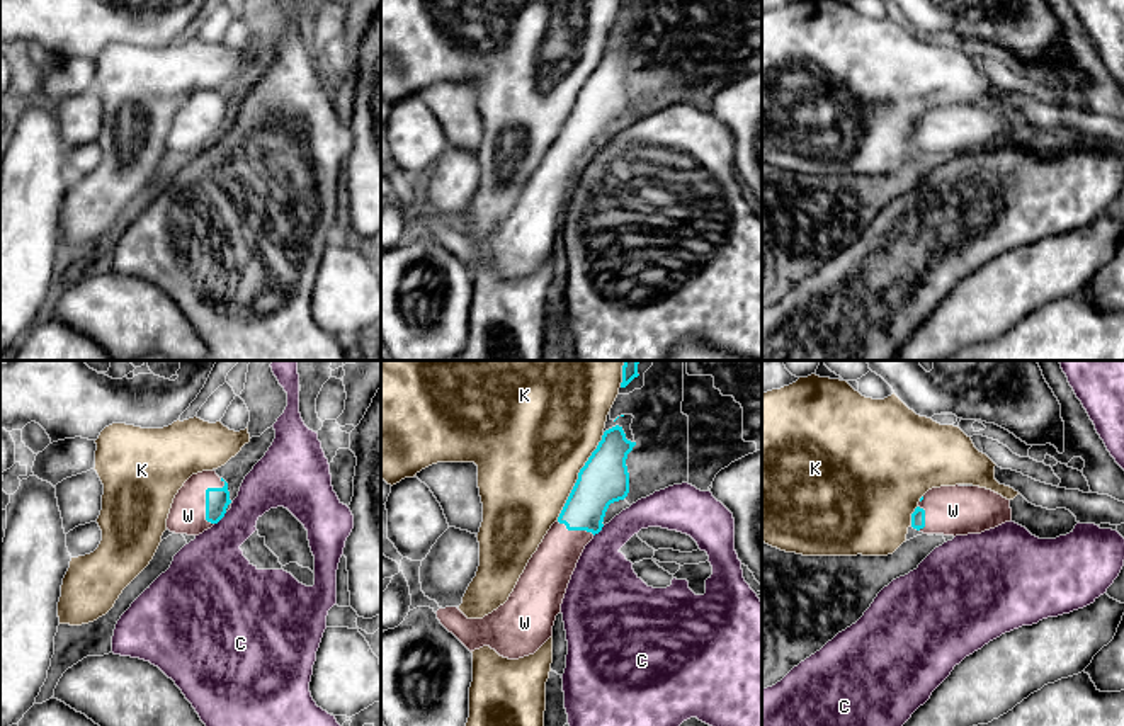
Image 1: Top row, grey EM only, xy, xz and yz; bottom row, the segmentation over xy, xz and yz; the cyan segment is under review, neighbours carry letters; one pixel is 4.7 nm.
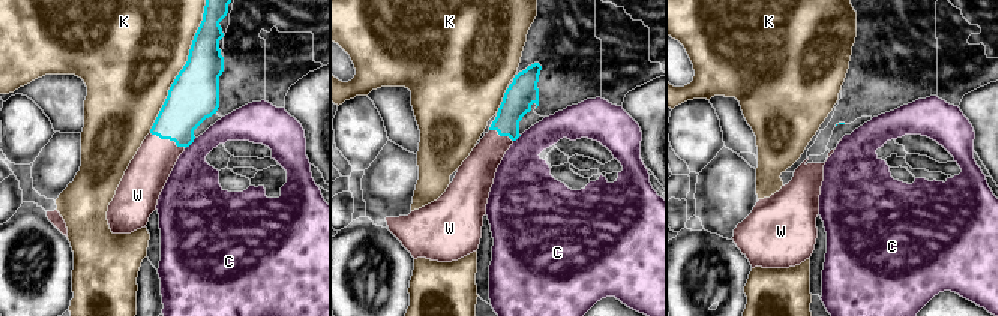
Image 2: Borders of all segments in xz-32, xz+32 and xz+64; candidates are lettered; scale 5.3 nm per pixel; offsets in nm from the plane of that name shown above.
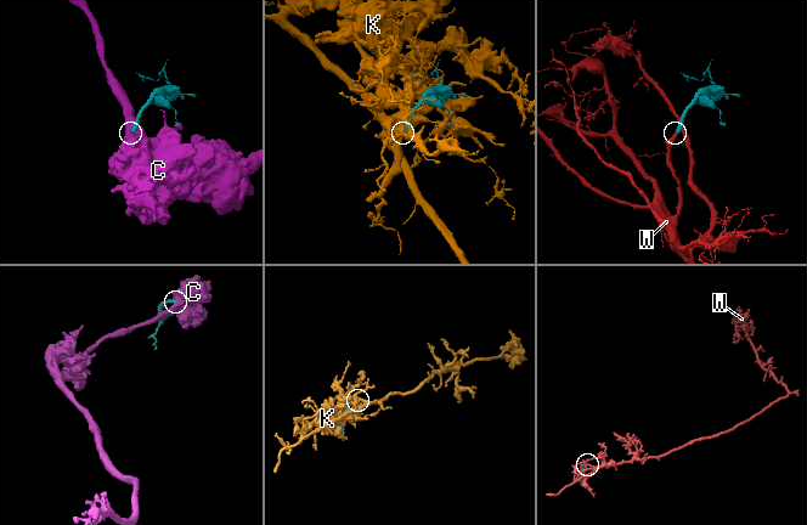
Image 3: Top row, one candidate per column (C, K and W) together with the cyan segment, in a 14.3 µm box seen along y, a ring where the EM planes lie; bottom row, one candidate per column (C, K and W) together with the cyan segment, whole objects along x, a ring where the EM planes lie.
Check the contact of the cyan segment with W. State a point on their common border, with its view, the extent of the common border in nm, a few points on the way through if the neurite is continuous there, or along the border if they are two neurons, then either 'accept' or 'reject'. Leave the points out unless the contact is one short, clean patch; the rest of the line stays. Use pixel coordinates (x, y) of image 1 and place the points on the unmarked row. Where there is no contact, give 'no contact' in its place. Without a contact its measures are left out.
contact xy (206, 116); length 220 nm; way xy (216, 118), (206, 116), (187, 135); accept

